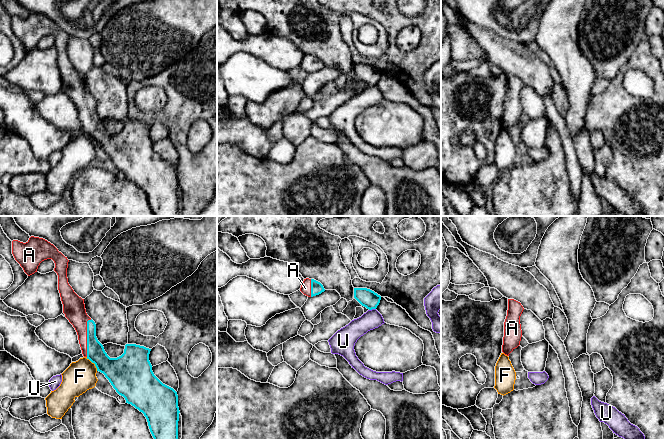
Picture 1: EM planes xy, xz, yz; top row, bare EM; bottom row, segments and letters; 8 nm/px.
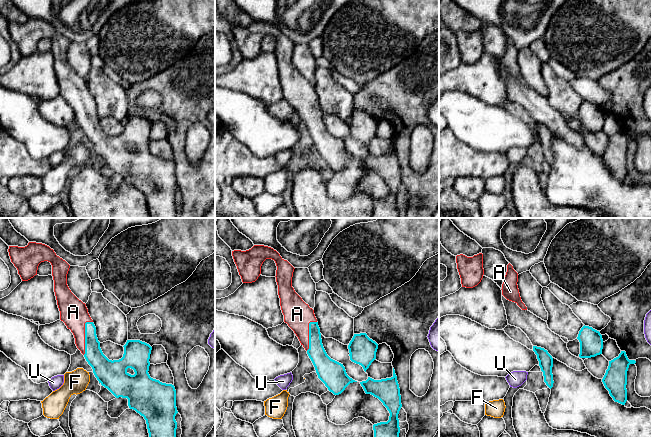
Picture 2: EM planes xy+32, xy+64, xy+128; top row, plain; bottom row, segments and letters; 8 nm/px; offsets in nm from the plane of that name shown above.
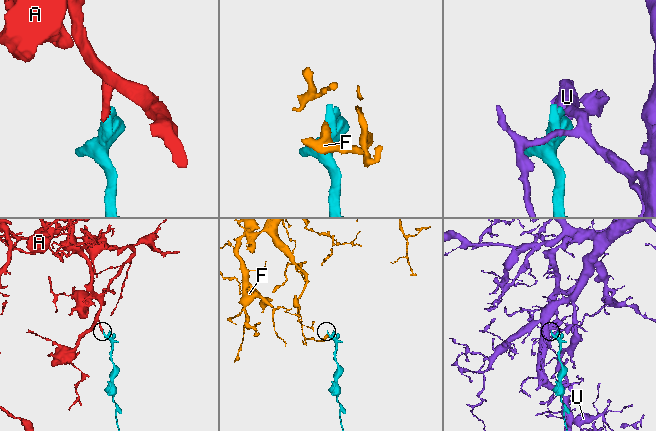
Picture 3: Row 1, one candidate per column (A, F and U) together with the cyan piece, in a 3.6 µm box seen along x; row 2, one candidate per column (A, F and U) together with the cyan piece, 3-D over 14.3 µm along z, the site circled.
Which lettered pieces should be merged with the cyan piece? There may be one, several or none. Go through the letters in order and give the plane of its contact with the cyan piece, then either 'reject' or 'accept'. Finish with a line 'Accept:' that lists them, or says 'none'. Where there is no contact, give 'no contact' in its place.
A: xy | accept
F: xy | reject
U: xz | reject
Accept: A

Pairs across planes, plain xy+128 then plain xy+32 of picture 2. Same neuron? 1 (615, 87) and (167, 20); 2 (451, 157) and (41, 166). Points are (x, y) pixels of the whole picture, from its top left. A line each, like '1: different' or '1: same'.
1: different
2: same

